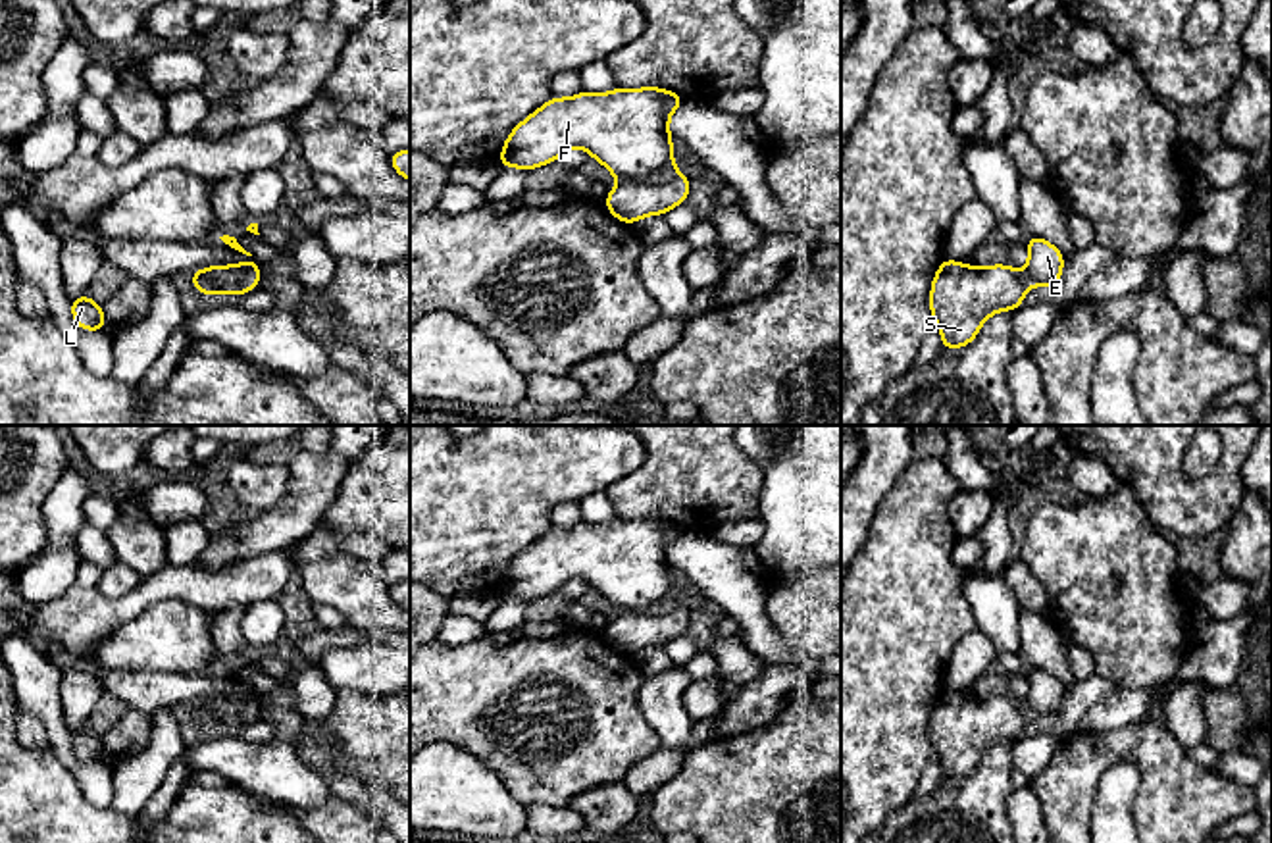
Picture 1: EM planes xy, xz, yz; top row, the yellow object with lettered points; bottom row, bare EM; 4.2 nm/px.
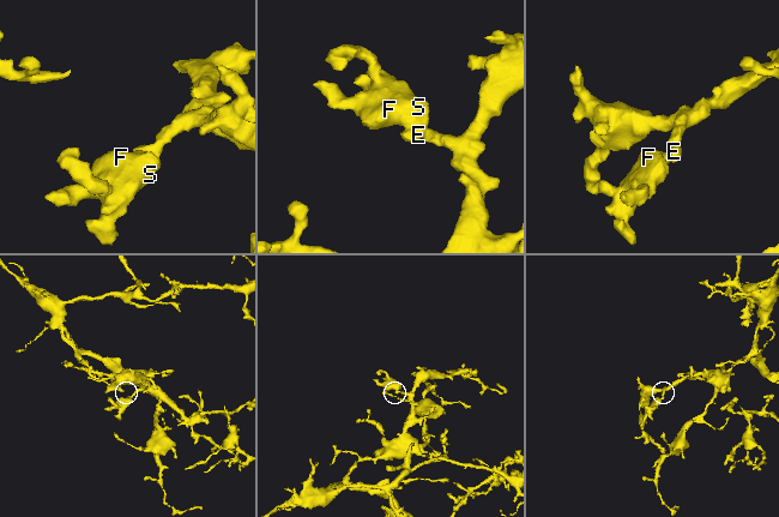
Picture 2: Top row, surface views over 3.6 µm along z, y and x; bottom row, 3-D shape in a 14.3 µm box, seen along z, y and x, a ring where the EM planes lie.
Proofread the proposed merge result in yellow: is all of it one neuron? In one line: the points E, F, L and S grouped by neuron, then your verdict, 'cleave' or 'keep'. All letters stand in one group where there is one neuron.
E F L S | keep

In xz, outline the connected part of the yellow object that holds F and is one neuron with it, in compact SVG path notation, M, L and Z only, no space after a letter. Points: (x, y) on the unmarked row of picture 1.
M616 518L610 524L552 527L510 562L496 595L533 602L560 591L568 581L585 579L591 591L620 610L602 631L618 652L633 656L647 647L666 647L677 635L689 633L691 610L674 597L670 566L670 547L685 533L687 529L662 518Z

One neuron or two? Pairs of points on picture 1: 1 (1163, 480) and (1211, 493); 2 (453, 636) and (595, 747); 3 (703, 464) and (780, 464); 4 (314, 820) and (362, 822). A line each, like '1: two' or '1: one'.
1: one
2: two
3: two
4: one

